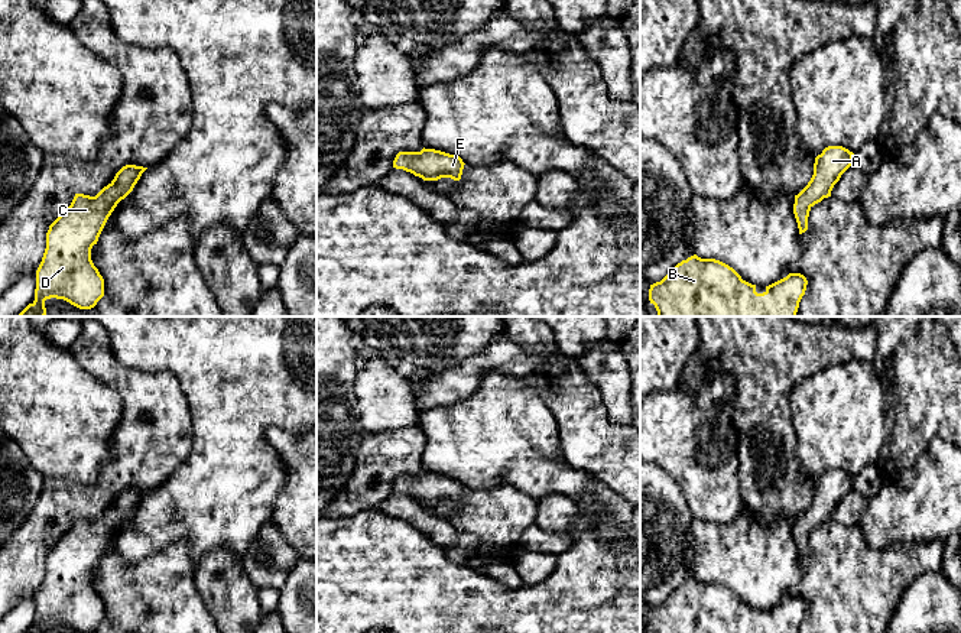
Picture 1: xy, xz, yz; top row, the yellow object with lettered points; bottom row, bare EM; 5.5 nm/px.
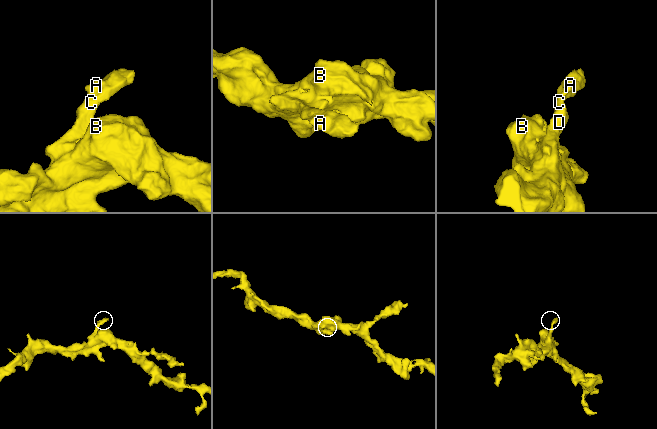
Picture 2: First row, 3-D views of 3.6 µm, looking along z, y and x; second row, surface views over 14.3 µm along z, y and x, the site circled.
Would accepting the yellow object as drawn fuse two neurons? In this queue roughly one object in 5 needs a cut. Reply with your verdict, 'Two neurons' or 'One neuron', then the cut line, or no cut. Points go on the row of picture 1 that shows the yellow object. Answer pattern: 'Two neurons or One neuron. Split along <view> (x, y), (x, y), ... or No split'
One neuron. No split

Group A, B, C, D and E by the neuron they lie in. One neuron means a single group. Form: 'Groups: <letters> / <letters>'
Groups: A B C D E

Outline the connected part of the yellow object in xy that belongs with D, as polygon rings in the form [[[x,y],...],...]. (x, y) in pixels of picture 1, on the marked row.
[[[126,165],[95,197],[75,194],[71,205],[49,225],[46,249],[36,270],[35,301],[17,316],[45,316],[45,301],[64,299],[79,309],[91,309],[104,296],[104,279],[91,260],[91,249],[117,207],[134,188],[147,168]]]

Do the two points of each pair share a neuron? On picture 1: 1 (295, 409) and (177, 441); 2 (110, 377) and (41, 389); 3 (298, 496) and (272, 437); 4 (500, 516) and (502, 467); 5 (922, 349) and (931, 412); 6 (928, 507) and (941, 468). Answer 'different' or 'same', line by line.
1: different
2: different
3: same
4: different
5: same
6: same

